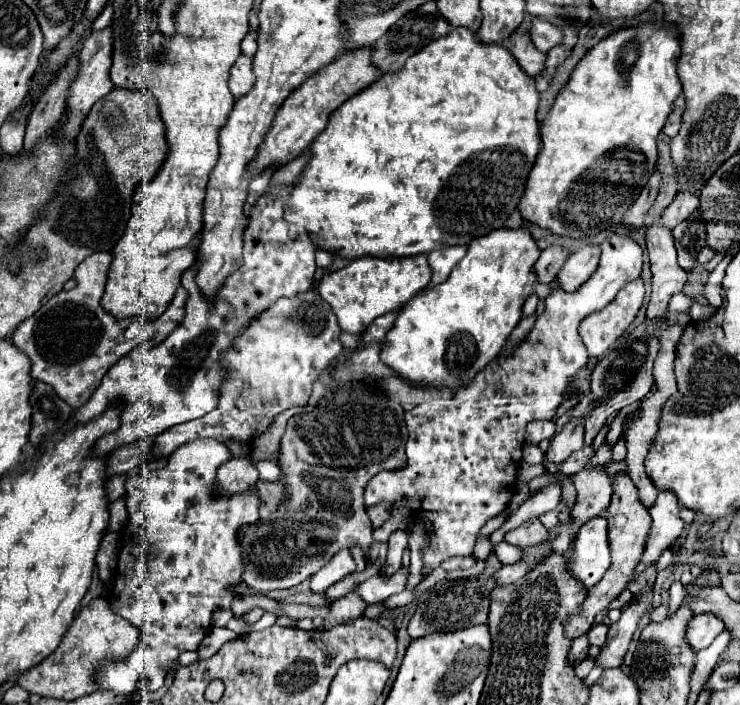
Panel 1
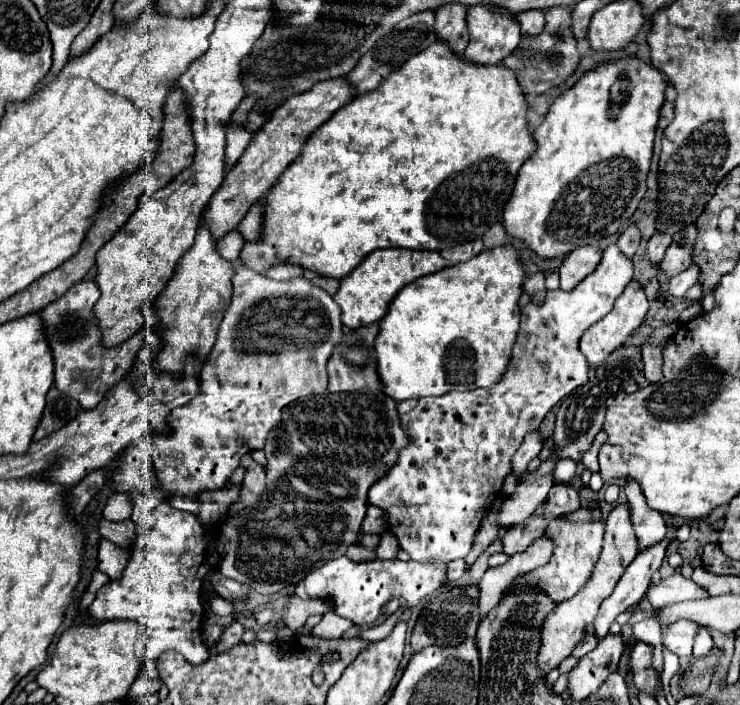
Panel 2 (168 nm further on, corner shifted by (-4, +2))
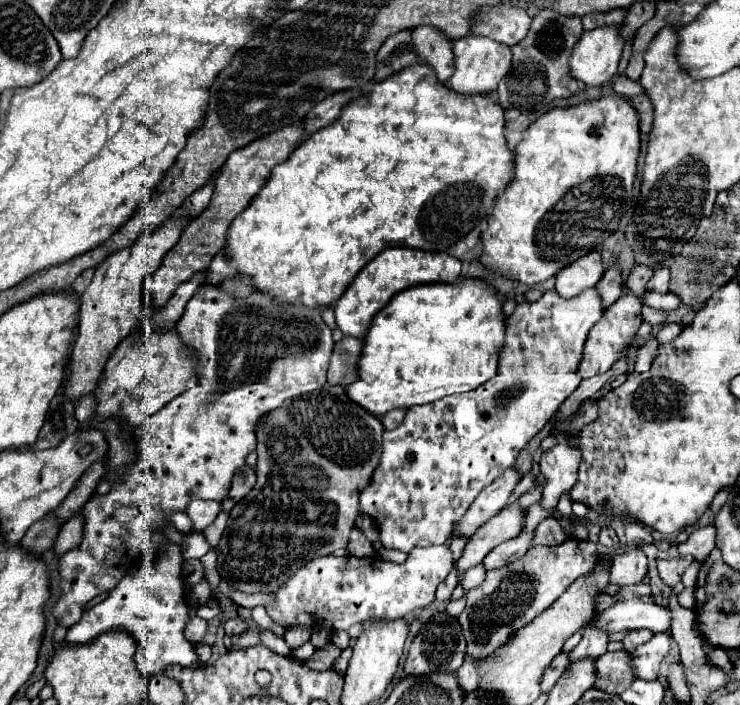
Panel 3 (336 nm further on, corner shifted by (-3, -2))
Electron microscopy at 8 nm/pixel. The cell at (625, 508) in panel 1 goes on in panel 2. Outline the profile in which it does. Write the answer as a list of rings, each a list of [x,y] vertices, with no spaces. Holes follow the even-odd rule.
[[[626,504],[616,506],[606,520],[604,544],[602,544],[600,558],[592,570],[592,576],[588,578],[584,588],[580,588],[570,600],[556,604],[556,608],[552,612],[548,612],[548,616],[542,622],[540,650],[536,656],[538,670],[542,676],[548,676],[550,670],[554,670],[564,658],[568,658],[572,648],[584,638],[584,626],[596,618],[596,612],[598,612],[602,600],[606,600],[612,594],[612,588],[618,584],[620,576],[624,574],[624,568],[628,568],[628,564],[636,558],[636,554],[638,554],[638,544],[636,544],[636,534],[632,532],[628,506]]]

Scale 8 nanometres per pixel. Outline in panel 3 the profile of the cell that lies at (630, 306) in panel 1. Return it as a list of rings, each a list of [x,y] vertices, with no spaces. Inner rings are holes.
[[[625,292],[615,304],[611,304],[611,308],[607,308],[603,312],[603,318],[599,320],[599,324],[595,324],[595,328],[591,328],[591,332],[585,340],[583,360],[577,370],[581,378],[593,378],[597,374],[605,374],[613,366],[613,362],[619,358],[621,350],[631,342],[631,338],[635,336],[635,332],[643,320],[641,308],[643,308],[641,298],[637,298],[633,292]]]

